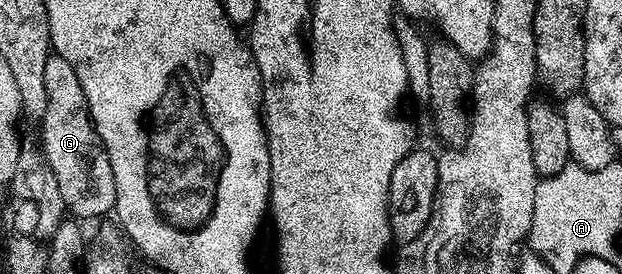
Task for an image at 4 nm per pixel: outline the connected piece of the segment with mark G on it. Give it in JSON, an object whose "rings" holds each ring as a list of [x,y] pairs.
{"rings":[[[51,54],[44,65],[44,85],[48,91],[48,109],[40,120],[40,146],[48,165],[52,165],[52,173],[60,185],[60,197],[64,197],[67,212],[82,221],[111,214],[116,201],[116,181],[112,177],[106,146],[94,132],[90,106],[84,97],[84,89],[80,89],[76,69],[72,69],[64,57]]]}

